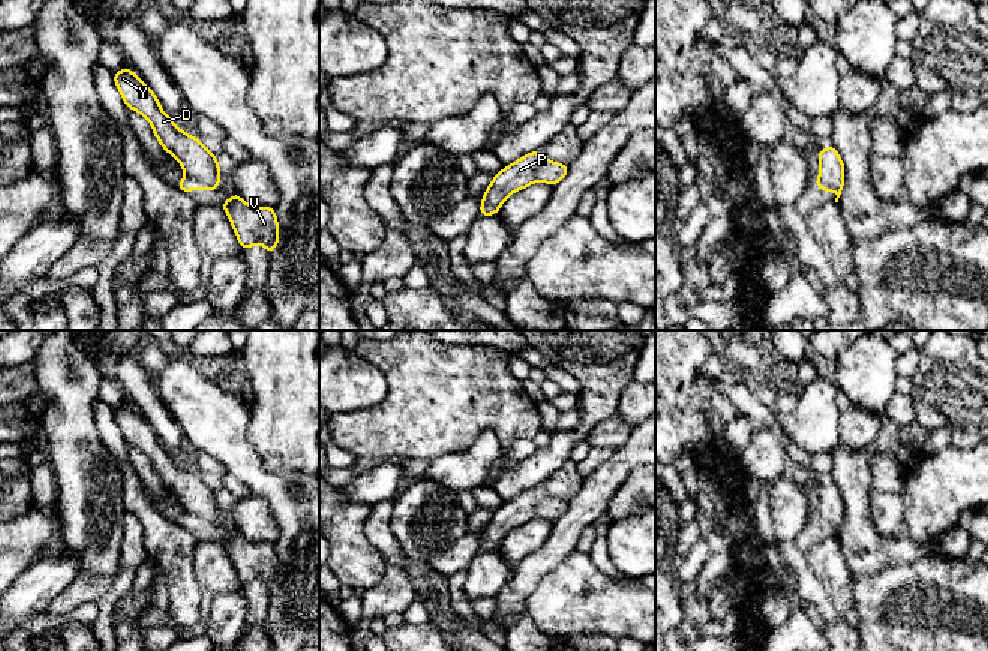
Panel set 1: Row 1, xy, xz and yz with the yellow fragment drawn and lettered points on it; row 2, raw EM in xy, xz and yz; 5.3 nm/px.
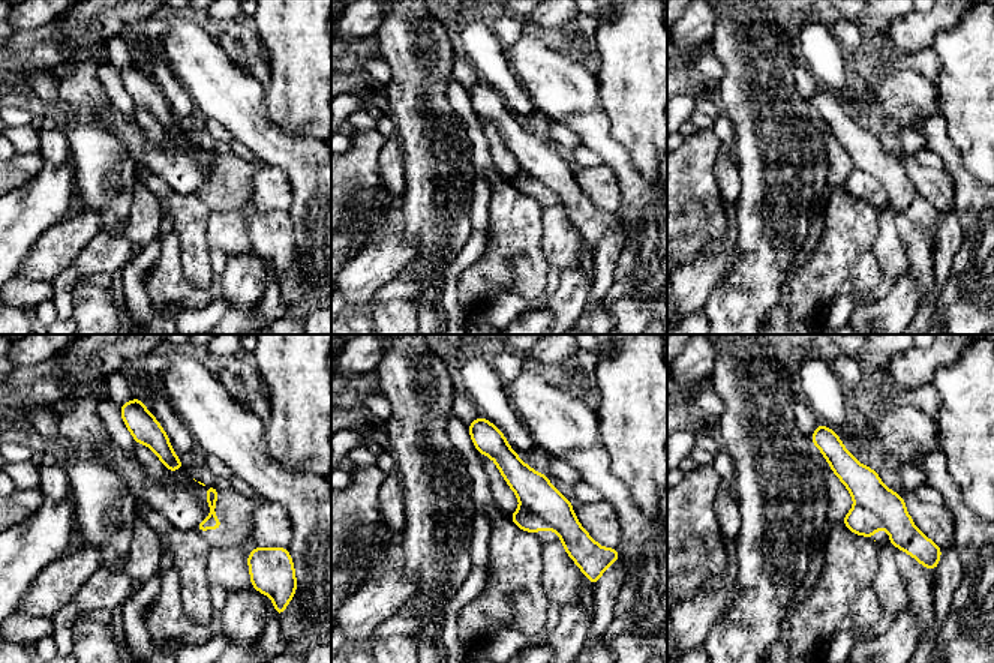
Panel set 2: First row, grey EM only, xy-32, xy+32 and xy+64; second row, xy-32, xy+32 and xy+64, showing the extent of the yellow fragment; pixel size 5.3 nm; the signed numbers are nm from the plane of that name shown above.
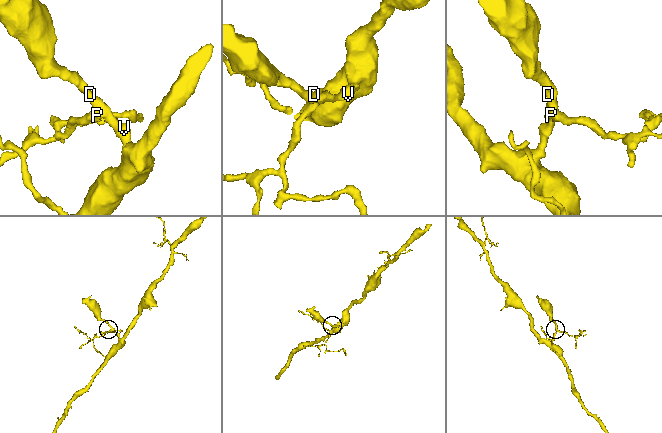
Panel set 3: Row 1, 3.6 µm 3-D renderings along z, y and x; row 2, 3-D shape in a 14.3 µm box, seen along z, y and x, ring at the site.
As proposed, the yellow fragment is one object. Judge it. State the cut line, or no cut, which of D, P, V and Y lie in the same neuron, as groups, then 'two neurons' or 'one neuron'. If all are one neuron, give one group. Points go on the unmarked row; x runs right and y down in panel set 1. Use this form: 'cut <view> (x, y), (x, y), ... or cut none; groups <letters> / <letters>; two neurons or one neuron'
cut xy (188, 510), (213, 524); groups D V Y / P; two neurons

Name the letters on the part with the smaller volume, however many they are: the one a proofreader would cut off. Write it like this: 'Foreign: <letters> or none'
Foreign: P

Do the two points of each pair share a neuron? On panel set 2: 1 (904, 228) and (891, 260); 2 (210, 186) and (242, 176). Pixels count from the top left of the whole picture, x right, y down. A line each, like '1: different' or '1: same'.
1: different
2: same

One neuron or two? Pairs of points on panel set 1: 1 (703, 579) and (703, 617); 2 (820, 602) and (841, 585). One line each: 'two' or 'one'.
1: two
2: two

